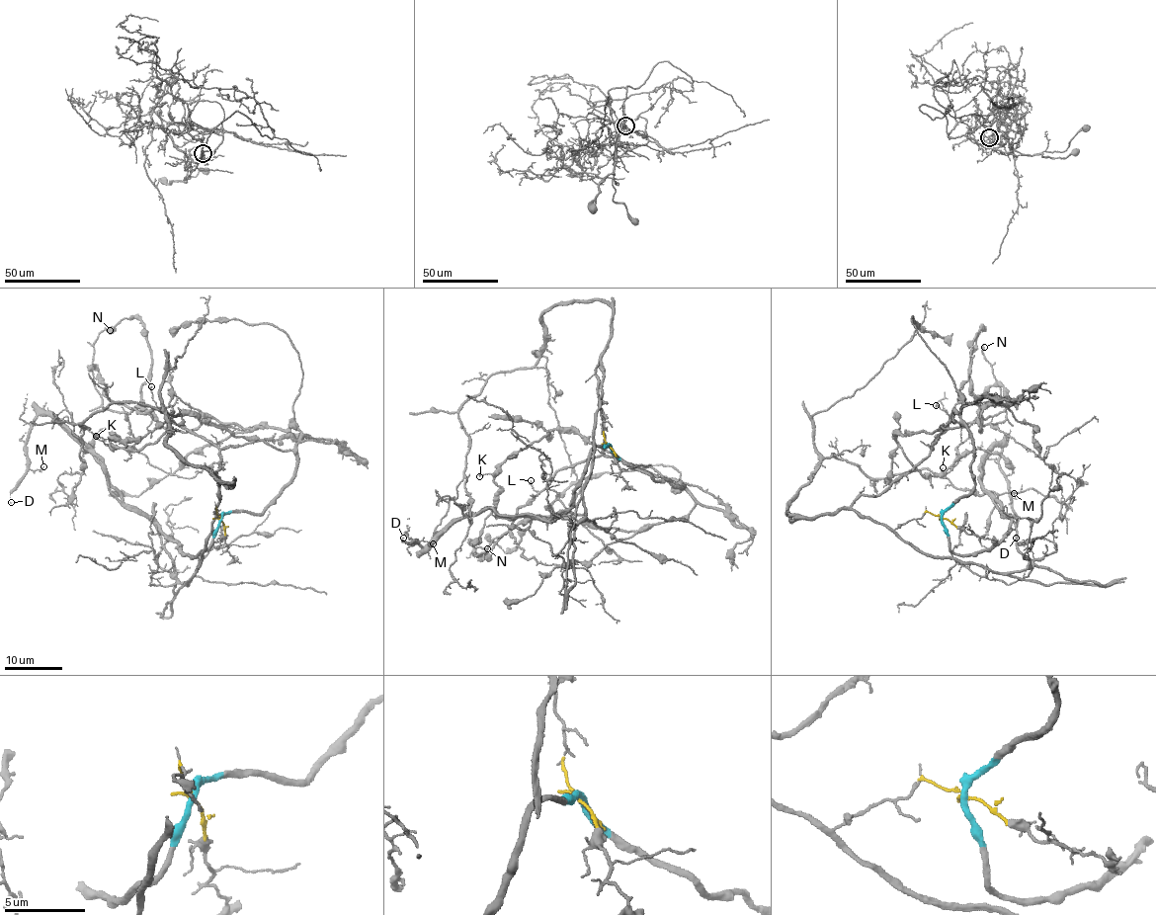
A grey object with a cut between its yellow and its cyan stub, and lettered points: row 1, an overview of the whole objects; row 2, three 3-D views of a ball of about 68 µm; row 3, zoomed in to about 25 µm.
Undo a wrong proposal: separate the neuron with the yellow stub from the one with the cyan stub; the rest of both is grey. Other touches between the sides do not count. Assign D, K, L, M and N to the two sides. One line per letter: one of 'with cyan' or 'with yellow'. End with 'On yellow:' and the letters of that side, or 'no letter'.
D: with cyan
K: with cyan
L: with yellow
M: with cyan
N: with yellow
On yellow: L, N

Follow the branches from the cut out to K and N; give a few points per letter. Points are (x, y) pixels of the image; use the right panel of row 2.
K: (942, 518), (973, 487), (969, 430), (962, 423), (895, 434), (922, 476), (942, 473), (943, 467)
N: (942, 518), (925, 512), (887, 529), (851, 504), (909, 473), (951, 420), (1006, 419), (984, 347)

